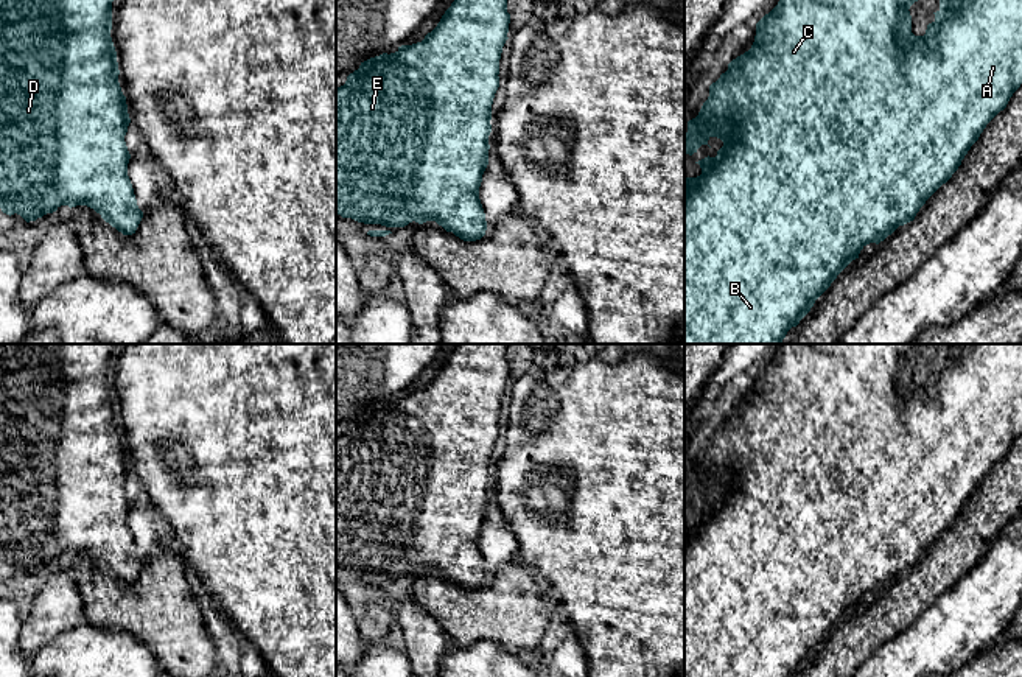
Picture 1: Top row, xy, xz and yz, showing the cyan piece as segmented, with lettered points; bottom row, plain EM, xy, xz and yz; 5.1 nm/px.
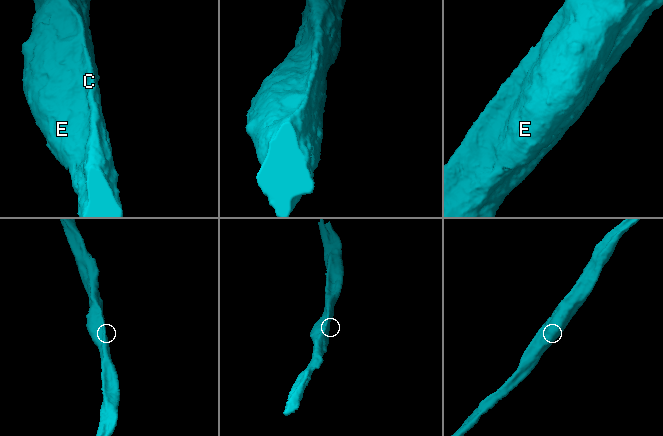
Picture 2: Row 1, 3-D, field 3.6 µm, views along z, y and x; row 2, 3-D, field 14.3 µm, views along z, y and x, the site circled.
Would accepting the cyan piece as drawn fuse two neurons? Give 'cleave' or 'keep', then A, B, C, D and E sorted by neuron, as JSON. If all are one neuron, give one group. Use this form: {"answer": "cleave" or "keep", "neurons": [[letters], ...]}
{"answer": "keep", "neurons": [["A", "B", "C", "D", "E"]]}

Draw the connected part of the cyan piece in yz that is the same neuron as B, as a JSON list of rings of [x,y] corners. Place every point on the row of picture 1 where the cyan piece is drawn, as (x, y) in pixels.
[[[779,0],[778,5],[756,23],[756,36],[751,48],[728,64],[728,70],[709,86],[709,96],[698,115],[688,121],[686,154],[692,156],[711,137],[723,142],[716,157],[705,157],[695,163],[702,174],[684,177],[684,344],[782,344],[787,331],[796,327],[810,311],[815,300],[831,286],[837,275],[870,244],[879,244],[899,226],[915,219],[926,201],[943,185],[961,165],[961,160],[978,140],[986,125],[1006,107],[1013,93],[1022,84],[1022,0],[940,0],[935,20],[927,25],[924,36],[912,33],[910,6],[918,0]]]

